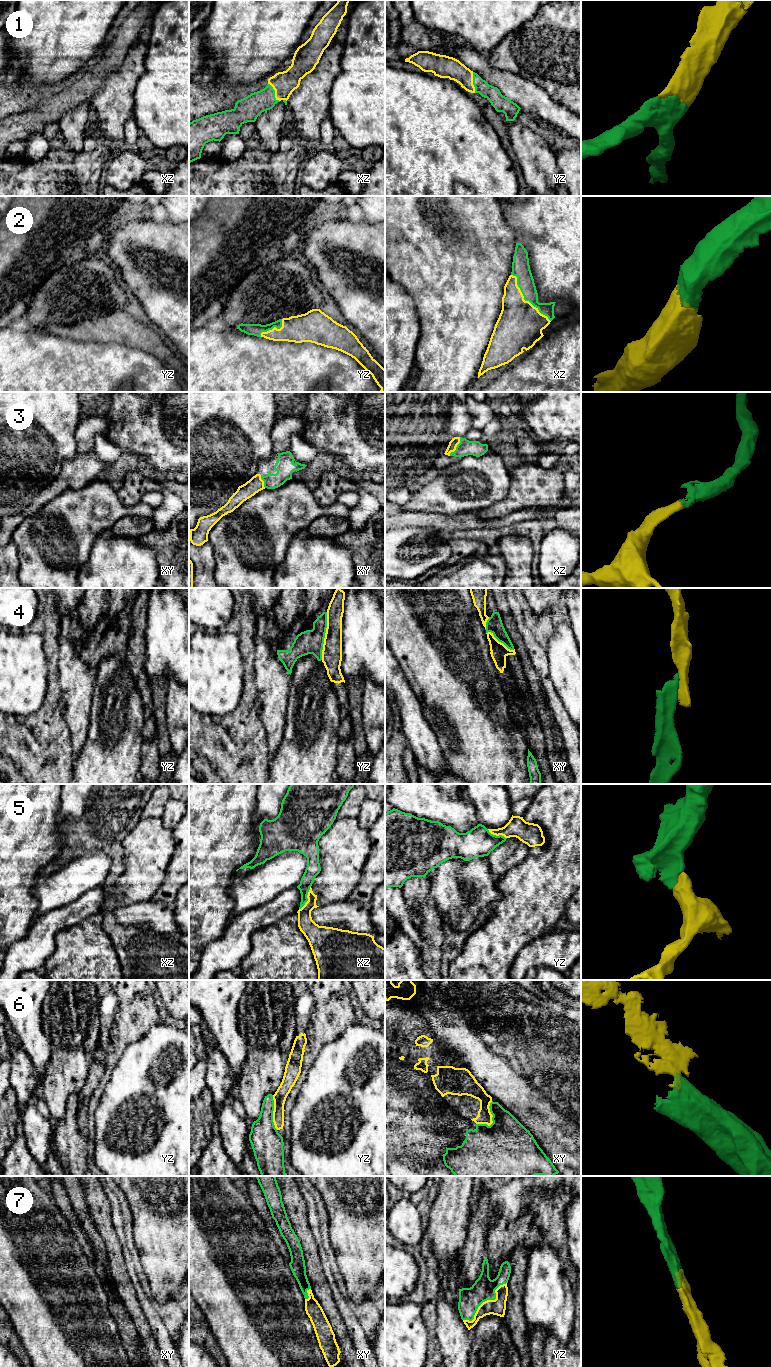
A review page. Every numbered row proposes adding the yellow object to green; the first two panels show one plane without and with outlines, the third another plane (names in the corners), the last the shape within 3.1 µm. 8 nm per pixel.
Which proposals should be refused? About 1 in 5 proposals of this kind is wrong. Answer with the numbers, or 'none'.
4, 6

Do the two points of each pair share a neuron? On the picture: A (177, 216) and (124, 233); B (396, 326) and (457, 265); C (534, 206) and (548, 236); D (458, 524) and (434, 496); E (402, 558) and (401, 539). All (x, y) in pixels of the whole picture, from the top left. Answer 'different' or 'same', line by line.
A: different
B: different
C: same
D: different
E: same

